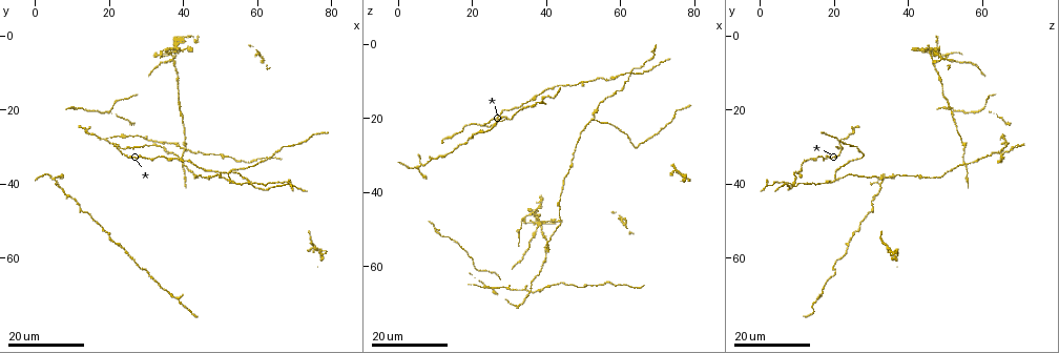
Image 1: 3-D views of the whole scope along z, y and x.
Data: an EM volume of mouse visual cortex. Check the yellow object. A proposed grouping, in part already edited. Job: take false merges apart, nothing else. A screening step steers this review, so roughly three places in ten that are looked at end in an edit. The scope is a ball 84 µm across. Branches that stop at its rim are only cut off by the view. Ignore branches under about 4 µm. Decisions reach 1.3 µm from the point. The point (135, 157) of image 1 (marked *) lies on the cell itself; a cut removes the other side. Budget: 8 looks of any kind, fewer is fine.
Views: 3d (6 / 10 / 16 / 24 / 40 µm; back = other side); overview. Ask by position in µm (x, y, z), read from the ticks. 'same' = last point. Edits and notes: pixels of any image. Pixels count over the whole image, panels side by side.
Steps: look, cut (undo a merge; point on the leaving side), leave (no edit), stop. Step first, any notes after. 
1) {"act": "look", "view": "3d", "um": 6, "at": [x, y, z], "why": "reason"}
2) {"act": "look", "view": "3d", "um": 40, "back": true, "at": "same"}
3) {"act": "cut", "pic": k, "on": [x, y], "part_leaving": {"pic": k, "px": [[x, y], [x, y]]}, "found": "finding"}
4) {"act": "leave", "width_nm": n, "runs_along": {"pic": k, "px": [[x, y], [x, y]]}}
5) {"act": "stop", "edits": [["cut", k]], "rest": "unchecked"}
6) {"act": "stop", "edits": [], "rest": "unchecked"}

{"act": "look", "view": "3d", "um": 24, "at": [45.0, 36.0, 11.0], "why": "thick turns thin"}

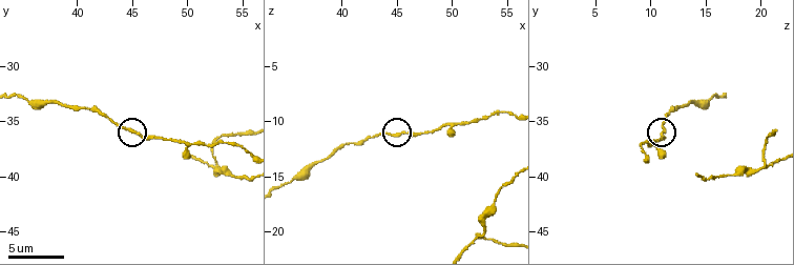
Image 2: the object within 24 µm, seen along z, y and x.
{"act": "look", "view": "3d", "um": 10, "at": [44.8, 35.8, 11.4], "why": "closer look"}

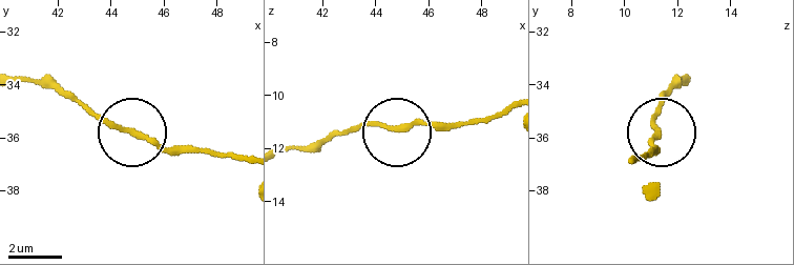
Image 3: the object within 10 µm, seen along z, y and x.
{"act": "leave", "runs_along": {"pic": 3, "px": [[17, 79], [58, 83], [111, 122], [190, 151]]}, "found": "all the same cell"}

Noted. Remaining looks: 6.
{"act": "look", "view": "3d", "um": 16, "at": [37.4, 33.4, 13.8], "why": "calibre changes"}

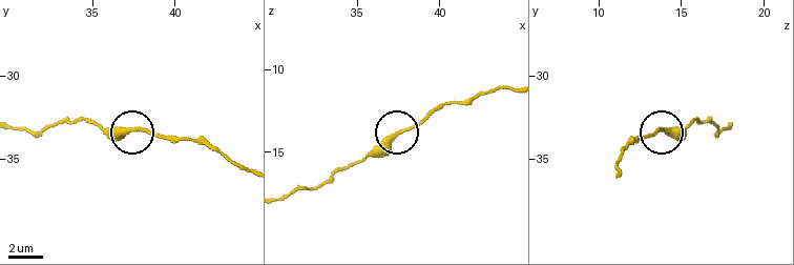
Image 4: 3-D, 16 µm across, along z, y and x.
{"act": "leave", "width_nm": 280, "runs_along": {"pic": 4, "px": [[17, 126], [42, 130], [64, 122], [93, 122], [164, 135]]}, "found": "all the same cell"}

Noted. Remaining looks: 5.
{"act": "look", "view": "3d", "um": 24, "at": [5.0, 39.0, 33.0], "why": "two arms in line, one across"}

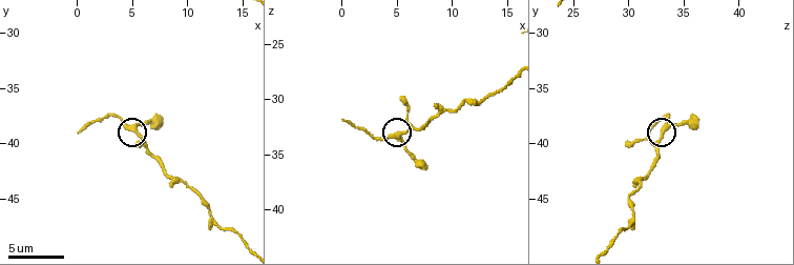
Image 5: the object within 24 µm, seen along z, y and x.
{"act": "look", "view": "3d", "um": 10, "at": [5.0, 38.6, 33.2], "why": "zoom in"}

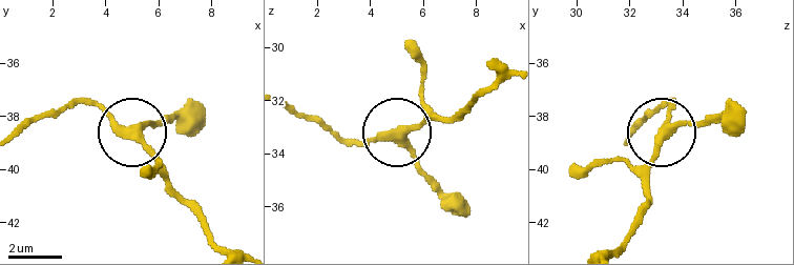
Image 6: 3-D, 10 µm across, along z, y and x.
{"act": "leave", "arms": 3, "found": "all the same cell"}

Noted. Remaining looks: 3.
{"act": "look", "view": "3d", "um": 16, "at": [12.0, 25.0, 25.5], "why": "a narrow waist"}

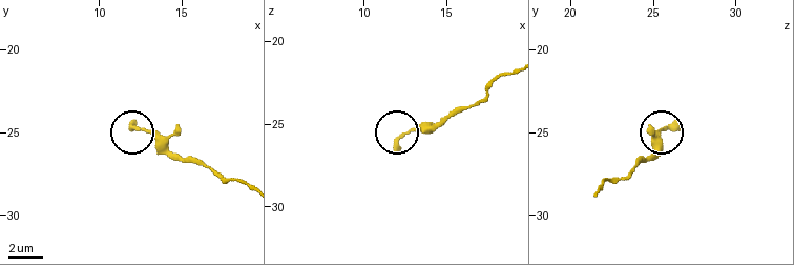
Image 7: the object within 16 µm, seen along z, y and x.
{"act": "look", "view": "3d", "um": 6, "at": [12.3, 24.7, 25.5], "why": "zoom in"}

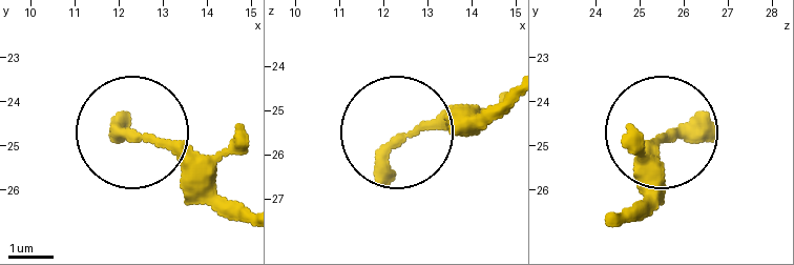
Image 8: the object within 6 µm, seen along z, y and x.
{"act": "look", "view": "3d", "um": 6, "back": true, "at": [12.40, 24.80, 25.70]}

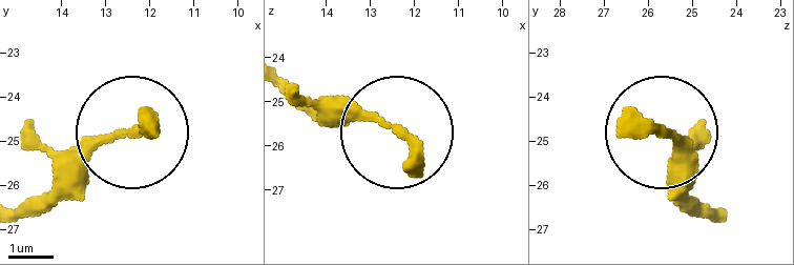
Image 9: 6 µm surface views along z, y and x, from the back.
{"act": "leave", "found": "one cell here"}

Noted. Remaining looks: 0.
{"act": "stop", "edits": [], "rest": "unchecked"}

